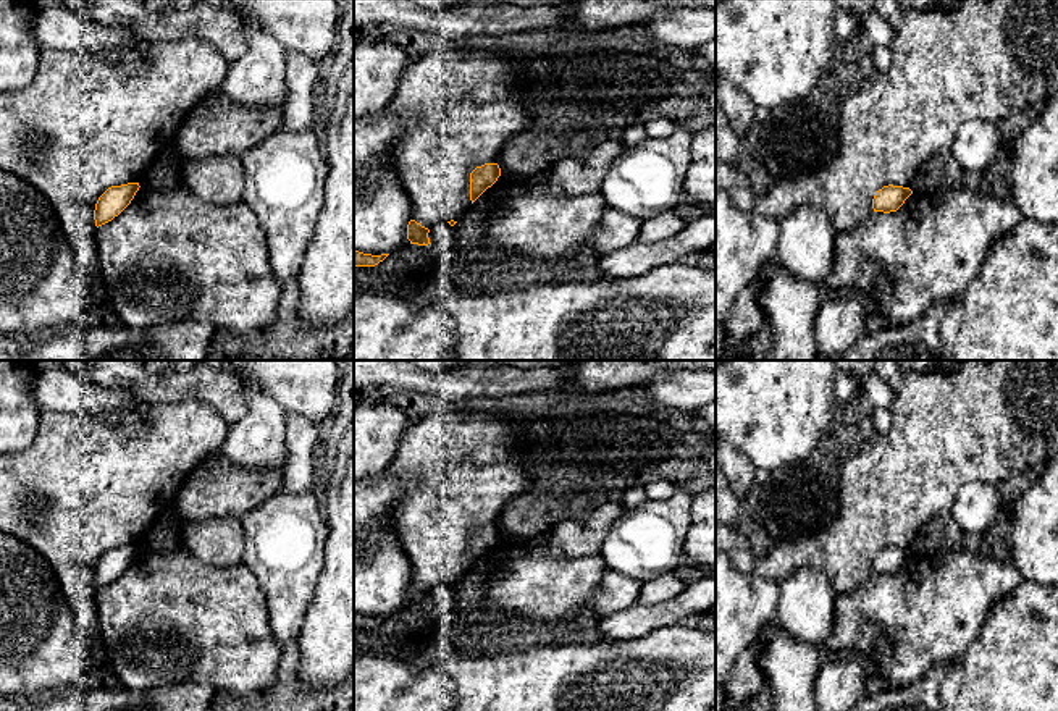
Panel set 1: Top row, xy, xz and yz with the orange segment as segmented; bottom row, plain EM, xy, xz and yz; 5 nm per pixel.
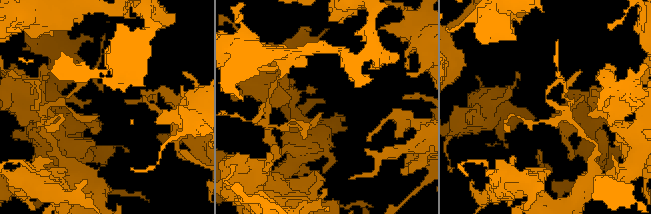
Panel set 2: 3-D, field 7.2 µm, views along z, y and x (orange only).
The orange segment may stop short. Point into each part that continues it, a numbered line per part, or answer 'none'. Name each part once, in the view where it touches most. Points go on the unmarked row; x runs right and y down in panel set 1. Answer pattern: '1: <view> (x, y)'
none

